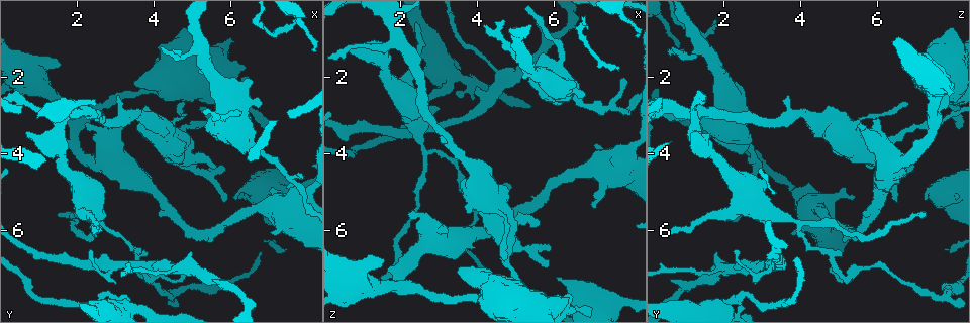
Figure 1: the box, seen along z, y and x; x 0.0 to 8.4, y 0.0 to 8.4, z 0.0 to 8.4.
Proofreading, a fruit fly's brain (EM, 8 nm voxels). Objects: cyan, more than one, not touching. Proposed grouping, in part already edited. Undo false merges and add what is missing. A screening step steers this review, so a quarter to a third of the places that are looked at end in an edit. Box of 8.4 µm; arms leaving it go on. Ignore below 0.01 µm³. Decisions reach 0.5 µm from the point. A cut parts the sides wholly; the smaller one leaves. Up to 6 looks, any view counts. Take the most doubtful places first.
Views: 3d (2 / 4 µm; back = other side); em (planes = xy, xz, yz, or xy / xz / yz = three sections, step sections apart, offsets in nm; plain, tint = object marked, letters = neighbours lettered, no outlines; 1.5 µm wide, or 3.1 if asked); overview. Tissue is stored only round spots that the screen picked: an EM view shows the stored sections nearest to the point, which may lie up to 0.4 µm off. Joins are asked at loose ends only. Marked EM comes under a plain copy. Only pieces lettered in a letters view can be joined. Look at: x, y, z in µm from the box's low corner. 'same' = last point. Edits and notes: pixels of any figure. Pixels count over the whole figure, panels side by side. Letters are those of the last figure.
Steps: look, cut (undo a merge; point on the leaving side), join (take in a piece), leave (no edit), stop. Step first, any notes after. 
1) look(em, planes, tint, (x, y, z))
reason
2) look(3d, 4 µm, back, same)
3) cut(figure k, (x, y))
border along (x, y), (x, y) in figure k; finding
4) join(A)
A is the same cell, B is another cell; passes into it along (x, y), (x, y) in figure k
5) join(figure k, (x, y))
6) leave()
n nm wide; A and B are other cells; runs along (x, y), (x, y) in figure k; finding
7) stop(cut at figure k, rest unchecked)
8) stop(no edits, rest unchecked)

look(em, xy, step 8, letters, (3.20, 7.75, 2.20))
three-way junction

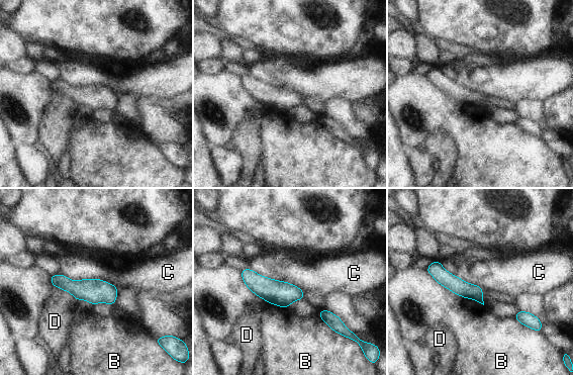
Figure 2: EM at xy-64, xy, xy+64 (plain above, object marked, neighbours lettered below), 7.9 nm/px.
leave()
190 nm wide; B, C and D are other cells; border along (60, 273), (117, 289) in figure 2; continuous, no second neuron

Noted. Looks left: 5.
look(em, planes, letters, (4.45, 7.75, 7.65))
a fork

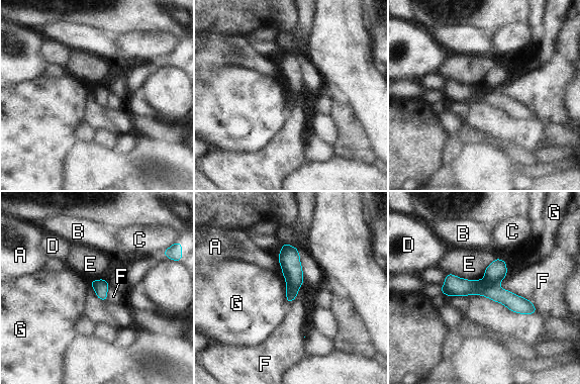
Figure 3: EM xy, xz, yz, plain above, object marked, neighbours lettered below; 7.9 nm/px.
cut(figure 3, (496, 271))
E touches over 420 nm; A, B, C, D, E, F and G are other cells; border along (484, 279), (497, 284) in figure 3; two neurons meet here

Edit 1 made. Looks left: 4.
look(3d, 4 µm, (2.65, 5.85, 3.95))
three-way junction

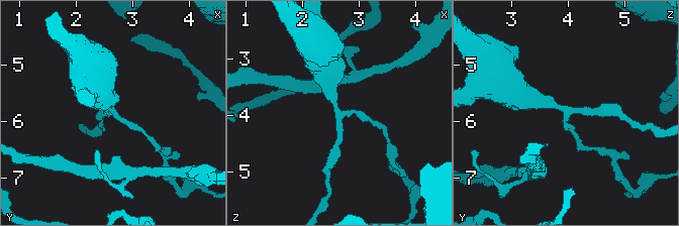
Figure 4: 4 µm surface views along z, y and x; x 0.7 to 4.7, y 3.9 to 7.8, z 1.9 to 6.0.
look(em, xz, step 8, tint, (2.65, 5.80, 3.95))
3 arms

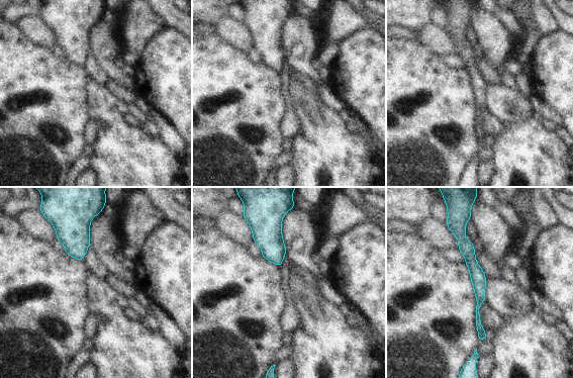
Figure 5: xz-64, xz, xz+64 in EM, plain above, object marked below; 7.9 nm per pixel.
look(em, planes, letters, same)

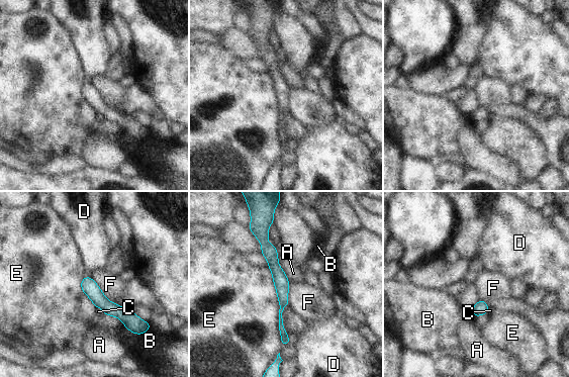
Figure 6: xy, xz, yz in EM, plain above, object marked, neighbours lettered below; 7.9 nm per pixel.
leave()
A, B, C, D, E and F are other cells; border along (90, 277), (102, 293), (112, 302) in figure 6; all the same neuron

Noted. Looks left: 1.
stop(cut at figure 3, rest unchecked)

